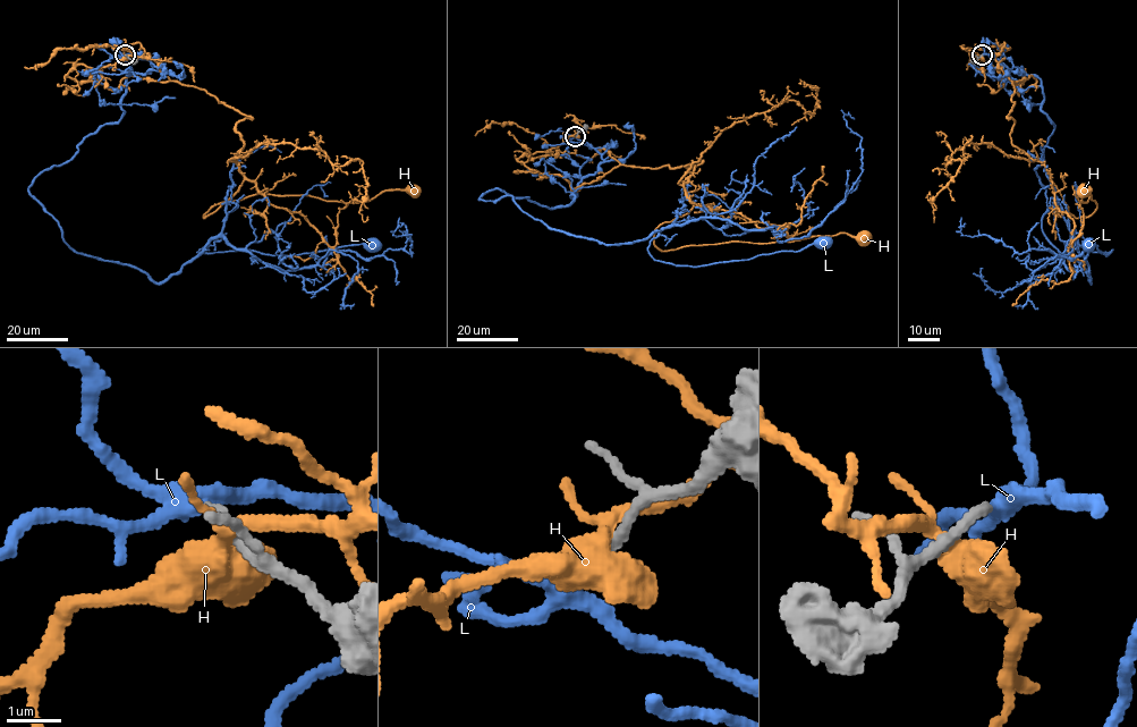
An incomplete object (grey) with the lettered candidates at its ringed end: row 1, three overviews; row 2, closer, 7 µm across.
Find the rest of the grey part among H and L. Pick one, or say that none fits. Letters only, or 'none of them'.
L

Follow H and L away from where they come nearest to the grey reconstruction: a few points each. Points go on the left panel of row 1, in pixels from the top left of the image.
H: (126, 57), (67, 76), (175, 81), (251, 117), (243, 183), (205, 218), (261, 193), (414, 189)
L: (125, 55), (152, 67), (127, 76), (121, 117), (28, 187), (74, 251), (163, 282), (206, 244), (374, 245)

